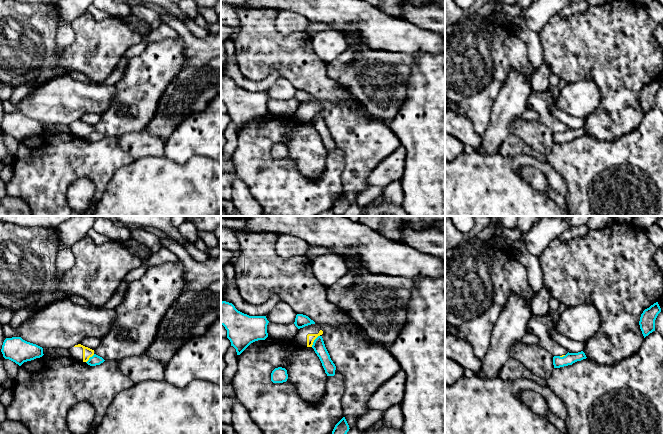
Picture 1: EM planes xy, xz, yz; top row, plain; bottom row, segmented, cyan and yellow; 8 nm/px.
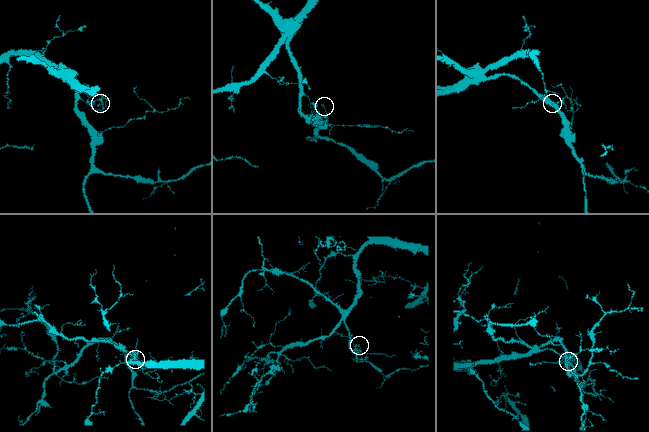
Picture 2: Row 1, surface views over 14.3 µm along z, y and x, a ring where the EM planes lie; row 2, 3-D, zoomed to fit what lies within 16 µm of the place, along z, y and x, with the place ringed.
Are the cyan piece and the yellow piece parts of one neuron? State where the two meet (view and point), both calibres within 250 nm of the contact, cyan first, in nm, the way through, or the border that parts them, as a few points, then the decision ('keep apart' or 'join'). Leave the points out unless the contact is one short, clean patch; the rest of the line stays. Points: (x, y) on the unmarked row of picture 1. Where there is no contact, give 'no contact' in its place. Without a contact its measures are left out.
xz (314, 117) | 100/60 nm | along xz (319, 111), (311, 122) | keep apart

